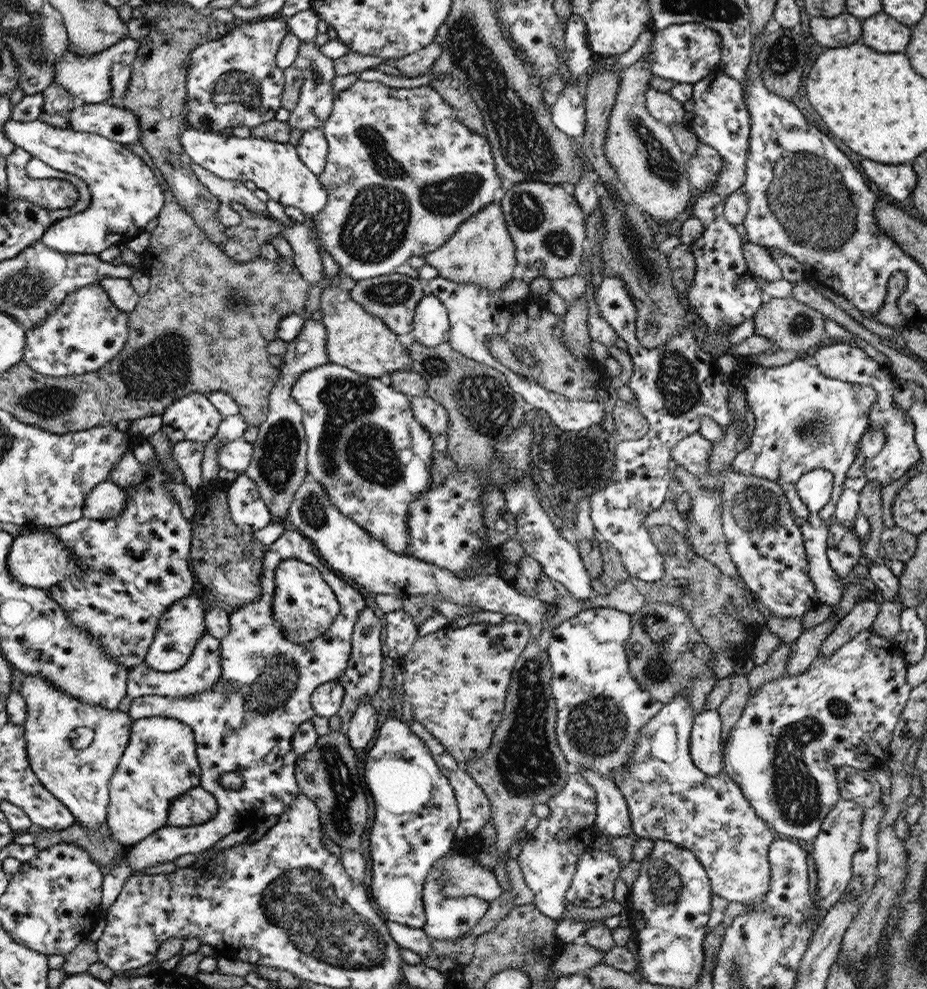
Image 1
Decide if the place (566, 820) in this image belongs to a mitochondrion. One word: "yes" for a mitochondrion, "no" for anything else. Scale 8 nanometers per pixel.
no

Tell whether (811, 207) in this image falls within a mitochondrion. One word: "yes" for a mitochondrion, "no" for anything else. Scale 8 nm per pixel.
yes

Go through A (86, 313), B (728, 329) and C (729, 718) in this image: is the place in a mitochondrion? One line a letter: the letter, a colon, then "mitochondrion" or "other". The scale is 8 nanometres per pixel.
A: other
B: other
C: other

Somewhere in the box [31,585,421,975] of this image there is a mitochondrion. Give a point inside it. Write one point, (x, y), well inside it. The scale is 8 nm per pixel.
(304, 905)

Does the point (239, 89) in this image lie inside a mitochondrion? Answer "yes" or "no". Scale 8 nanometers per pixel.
yes

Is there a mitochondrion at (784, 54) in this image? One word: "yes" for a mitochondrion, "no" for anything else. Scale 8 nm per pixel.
yes

